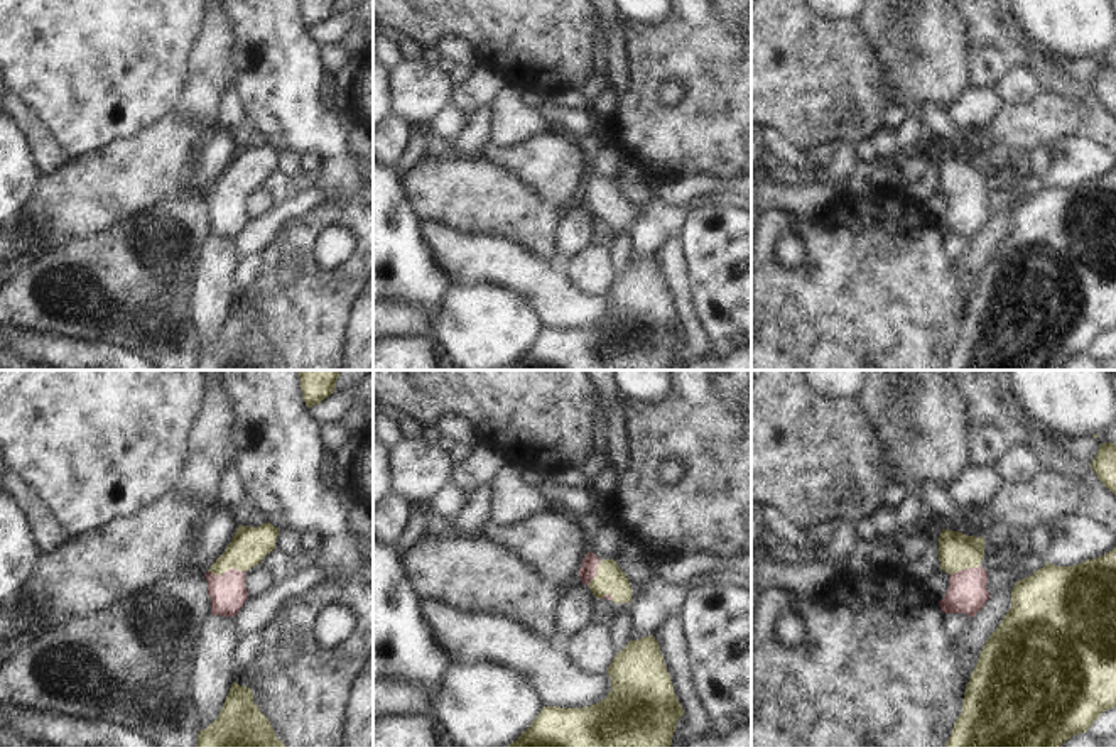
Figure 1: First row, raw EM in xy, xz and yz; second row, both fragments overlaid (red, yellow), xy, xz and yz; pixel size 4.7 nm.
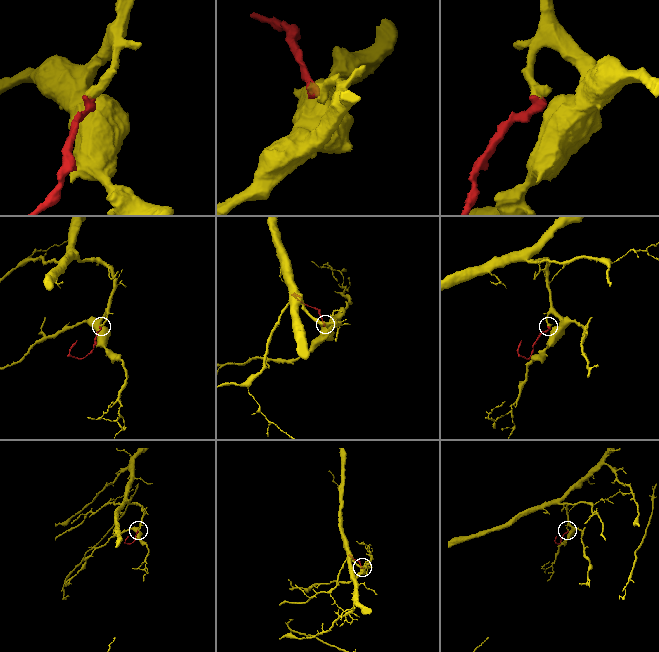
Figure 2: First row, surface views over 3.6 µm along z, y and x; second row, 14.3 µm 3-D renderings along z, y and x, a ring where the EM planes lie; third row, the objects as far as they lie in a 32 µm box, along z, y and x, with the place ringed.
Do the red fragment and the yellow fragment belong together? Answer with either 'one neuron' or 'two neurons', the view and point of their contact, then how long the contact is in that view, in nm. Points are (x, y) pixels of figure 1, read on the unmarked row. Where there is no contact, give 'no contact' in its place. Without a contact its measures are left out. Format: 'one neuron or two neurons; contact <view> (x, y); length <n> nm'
one neuron; contact xy (227, 193); length 180 nm

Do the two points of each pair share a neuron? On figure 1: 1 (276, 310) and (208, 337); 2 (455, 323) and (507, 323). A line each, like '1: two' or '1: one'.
1: two
2: one

